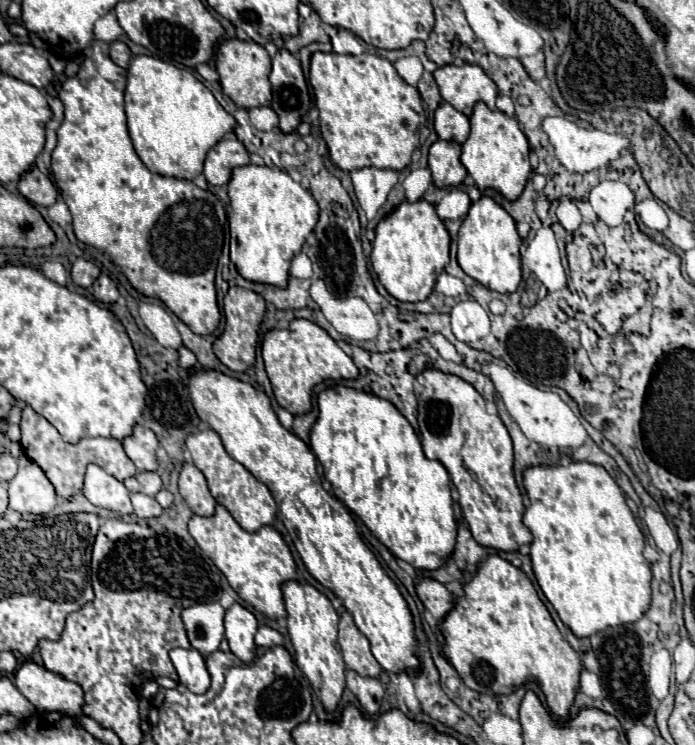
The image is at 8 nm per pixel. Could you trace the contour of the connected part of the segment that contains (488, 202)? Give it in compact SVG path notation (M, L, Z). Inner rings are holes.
M482 196L476 200L458 232L458 264L460 268L484 284L490 290L496 292L514 292L522 280L522 268L520 268L520 236L516 232L516 222L512 216L496 204L490 196Z

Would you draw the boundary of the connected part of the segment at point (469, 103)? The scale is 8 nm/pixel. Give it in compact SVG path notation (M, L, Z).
M446 64L434 70L434 80L440 88L444 102L452 104L458 112L470 116L472 108L478 100L484 100L488 108L496 108L498 88L494 80L478 66L478 64Z

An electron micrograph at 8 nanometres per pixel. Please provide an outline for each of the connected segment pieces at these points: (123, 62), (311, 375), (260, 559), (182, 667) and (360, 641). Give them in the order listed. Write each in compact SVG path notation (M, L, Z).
M116 40L116 42L110 44L110 58L112 58L112 62L118 64L120 68L128 68L132 54L130 54L130 48L128 48L124 42Z
M294 318L290 328L272 328L262 338L262 358L266 374L270 378L276 402L288 412L306 414L312 408L312 388L328 378L356 378L358 368L352 358L322 330L310 320Z
M218 504L212 516L192 514L188 522L188 532L202 548L202 552L206 552L208 558L218 566L218 570L228 578L230 586L238 592L242 600L252 604L268 618L286 616L280 584L286 580L296 580L296 564L290 548L276 528L262 526L256 532L246 532L236 524L232 514L222 504Z
M174 648L170 652L172 664L178 672L180 684L184 684L194 694L204 694L210 688L210 674L206 670L204 658L194 648Z
M344 612L338 624L338 642L344 656L344 662L350 670L358 672L360 676L378 676L382 672L378 660L370 652L370 642L366 636L356 628L352 614Z

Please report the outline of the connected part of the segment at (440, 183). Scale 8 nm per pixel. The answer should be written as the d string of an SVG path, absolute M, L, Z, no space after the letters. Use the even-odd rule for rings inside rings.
M436 140L428 152L428 168L438 188L458 186L466 176L466 168L460 162L460 144Z

